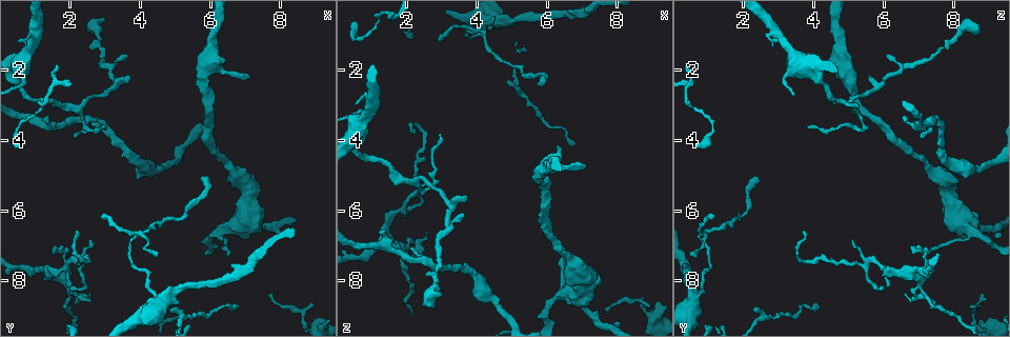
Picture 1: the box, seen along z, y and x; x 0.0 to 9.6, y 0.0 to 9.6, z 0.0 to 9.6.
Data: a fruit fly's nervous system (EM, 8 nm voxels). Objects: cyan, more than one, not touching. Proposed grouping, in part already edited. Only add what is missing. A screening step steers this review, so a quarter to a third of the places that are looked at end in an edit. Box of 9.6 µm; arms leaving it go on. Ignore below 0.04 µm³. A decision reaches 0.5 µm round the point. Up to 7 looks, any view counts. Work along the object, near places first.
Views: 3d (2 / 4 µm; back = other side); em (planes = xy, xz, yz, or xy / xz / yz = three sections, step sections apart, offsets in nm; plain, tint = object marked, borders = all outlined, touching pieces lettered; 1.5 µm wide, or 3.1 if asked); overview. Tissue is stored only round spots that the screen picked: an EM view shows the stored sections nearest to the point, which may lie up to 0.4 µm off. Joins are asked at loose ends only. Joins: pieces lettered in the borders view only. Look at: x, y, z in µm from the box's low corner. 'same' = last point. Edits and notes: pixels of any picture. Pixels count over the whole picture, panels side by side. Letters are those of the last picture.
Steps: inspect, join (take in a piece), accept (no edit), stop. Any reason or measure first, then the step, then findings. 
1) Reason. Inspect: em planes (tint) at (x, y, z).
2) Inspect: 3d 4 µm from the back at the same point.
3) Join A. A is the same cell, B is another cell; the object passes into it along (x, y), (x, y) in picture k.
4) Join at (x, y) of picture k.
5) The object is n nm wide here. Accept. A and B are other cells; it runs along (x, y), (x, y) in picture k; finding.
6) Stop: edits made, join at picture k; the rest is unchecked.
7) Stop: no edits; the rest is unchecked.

An open end. Inspect: em xy step 4 (borders) at (7.65, 8.45, 8.85).

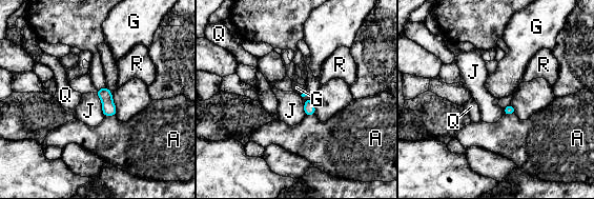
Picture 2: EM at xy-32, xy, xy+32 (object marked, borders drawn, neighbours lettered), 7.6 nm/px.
Cut it another way. Inspect: em xz step 8 (borders) at the same point.

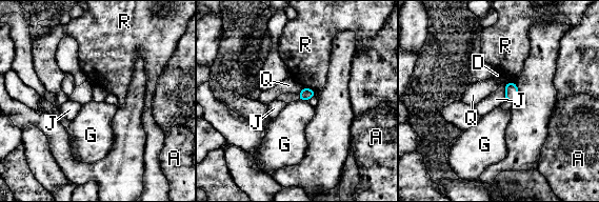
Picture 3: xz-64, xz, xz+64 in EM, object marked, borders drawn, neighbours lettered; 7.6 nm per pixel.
Accept. A, D, G, J, Q and R are other cells; a border runs along (505, 83), (504, 100) in picture 3; no lettered piece goes on from it.

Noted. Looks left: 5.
Branch stops here. Inspect: 3d 4 µm at (7.10, 2.25, 4.75).

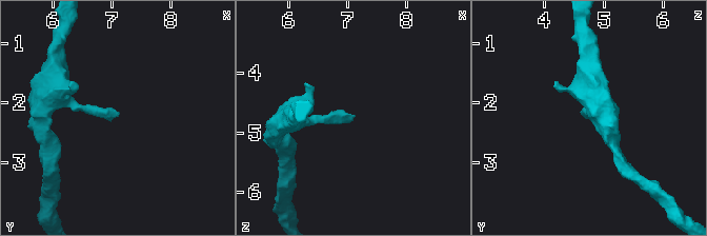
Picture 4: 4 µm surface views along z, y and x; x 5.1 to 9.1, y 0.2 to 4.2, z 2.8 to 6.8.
Inspect: em xy step 4 (borders) at (7.10, 2.20, 4.70).

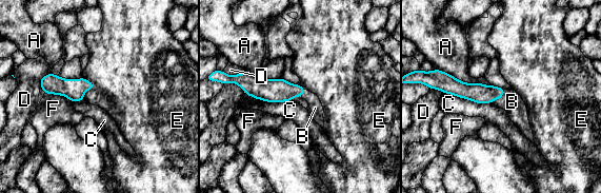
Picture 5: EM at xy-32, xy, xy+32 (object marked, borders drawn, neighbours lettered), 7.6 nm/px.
Inspect: em planes (borders) at the same point.

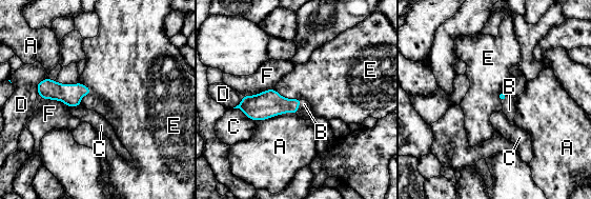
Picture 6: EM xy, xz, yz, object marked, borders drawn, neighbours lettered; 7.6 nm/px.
Join B. B is the same cell, A, C, D, E and F are other cells; the object passes into it along (269, 103), (299, 104), (304, 104) in picture 6; it goes on there.

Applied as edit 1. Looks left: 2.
Stop: edits made, join at picture 6; the rest is unchecked.

